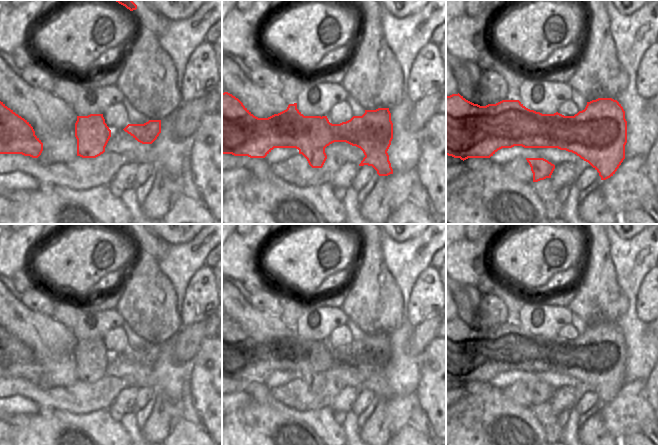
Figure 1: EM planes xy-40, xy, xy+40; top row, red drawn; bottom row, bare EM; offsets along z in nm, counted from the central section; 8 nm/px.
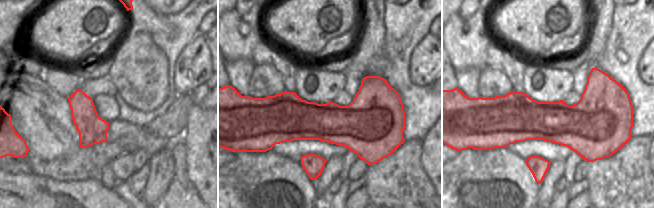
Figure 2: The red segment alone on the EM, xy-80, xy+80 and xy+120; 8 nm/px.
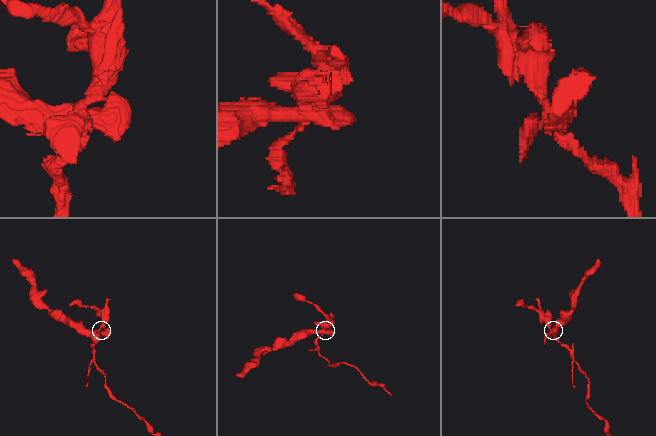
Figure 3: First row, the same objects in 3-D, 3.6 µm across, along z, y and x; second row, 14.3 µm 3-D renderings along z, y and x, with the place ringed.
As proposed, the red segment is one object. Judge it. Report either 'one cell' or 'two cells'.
two cells

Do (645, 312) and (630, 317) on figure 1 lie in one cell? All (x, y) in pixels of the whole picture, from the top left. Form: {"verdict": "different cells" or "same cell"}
{"verdict": "different cells"}

